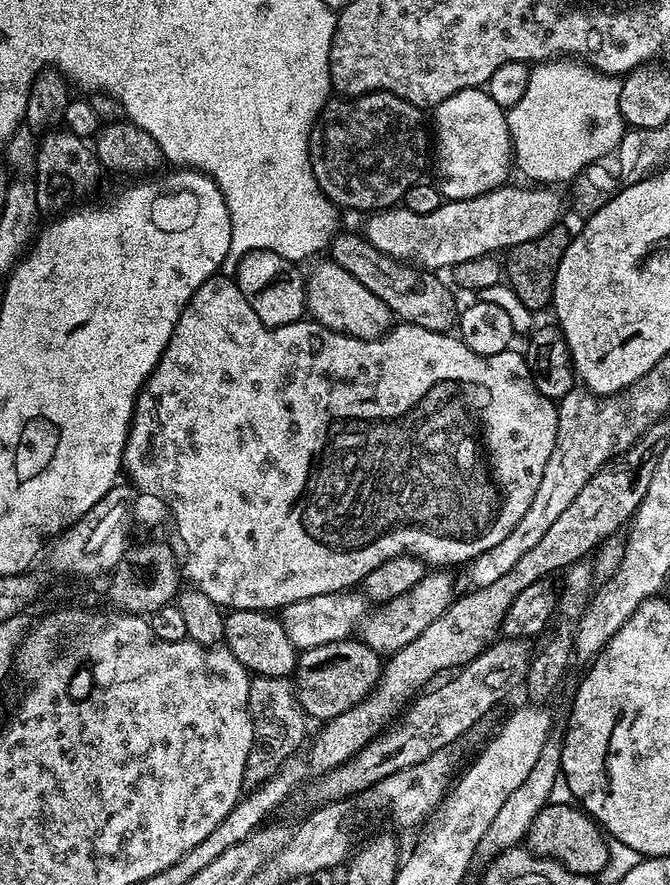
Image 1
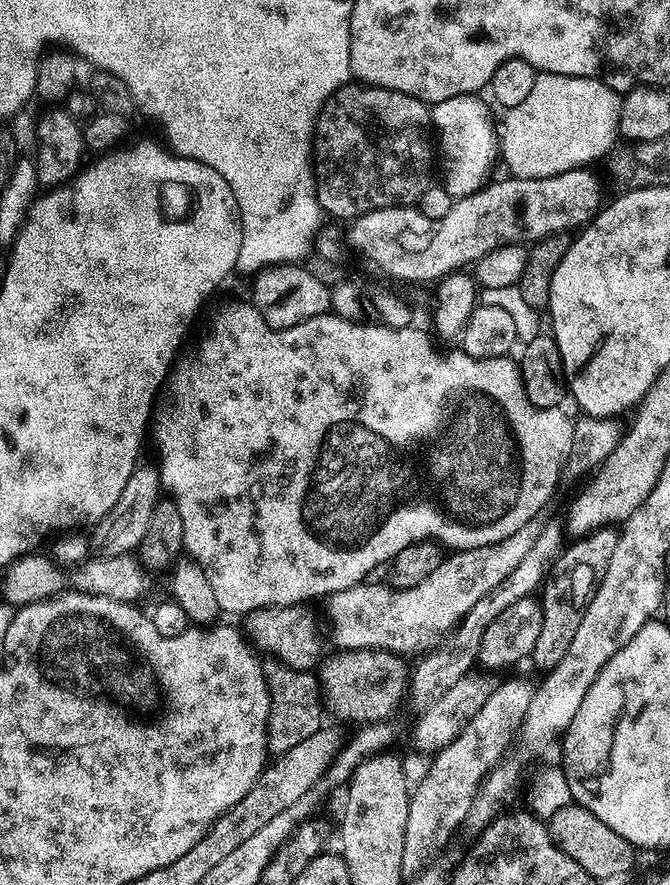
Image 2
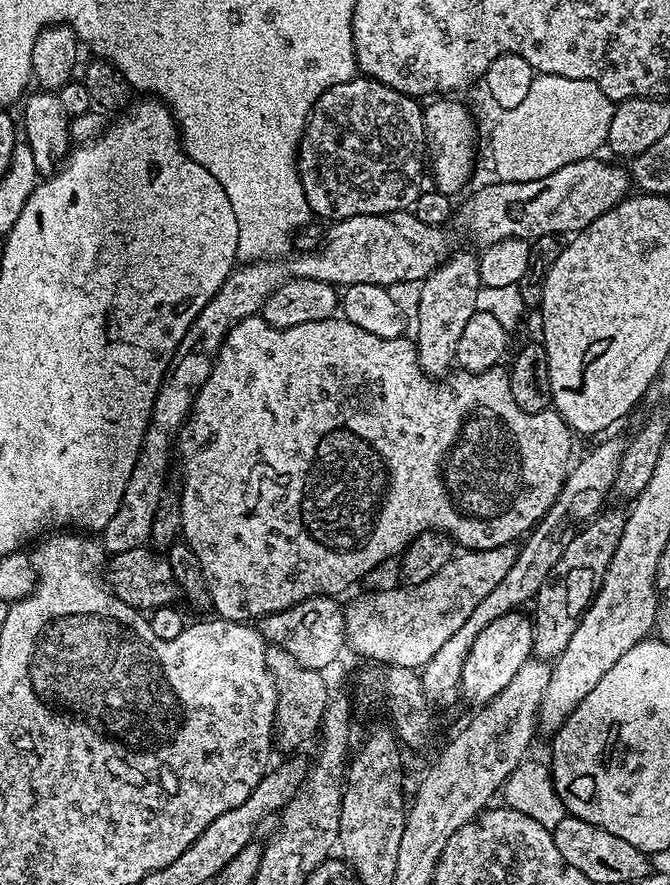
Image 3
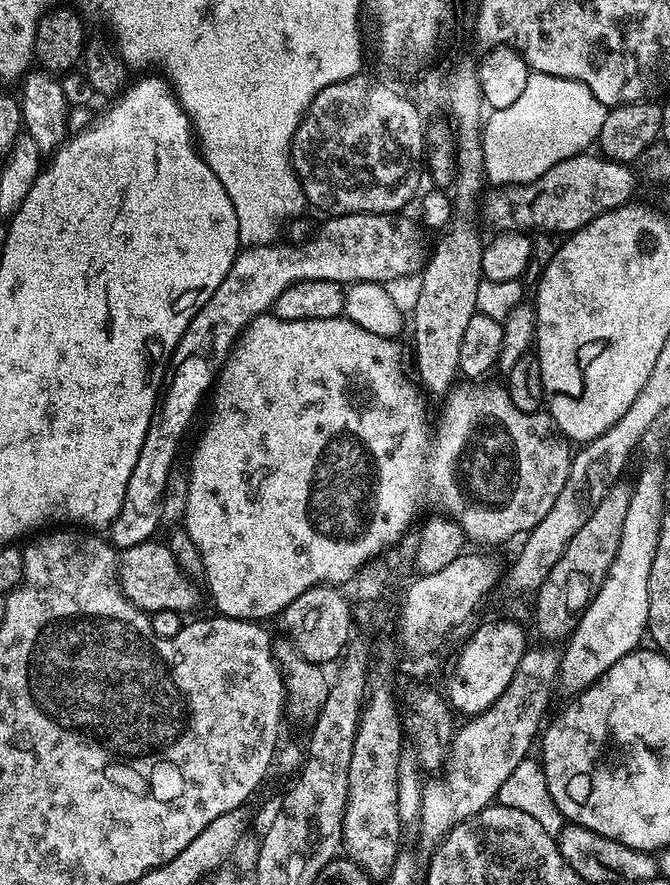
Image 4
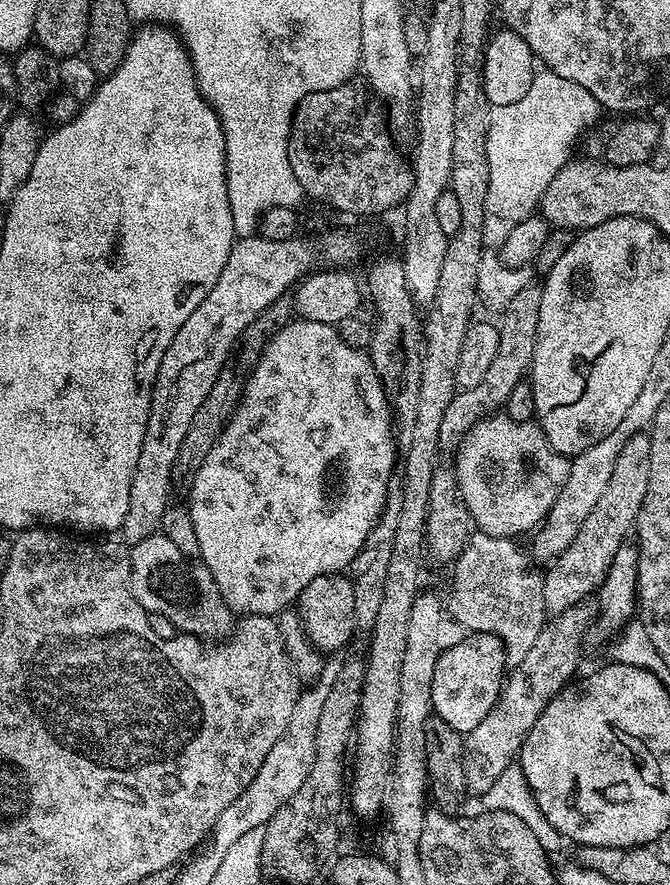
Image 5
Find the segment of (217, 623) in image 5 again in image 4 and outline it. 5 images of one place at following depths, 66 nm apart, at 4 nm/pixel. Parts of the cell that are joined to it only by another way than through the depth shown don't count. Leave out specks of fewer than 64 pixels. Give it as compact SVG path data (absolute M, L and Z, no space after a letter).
M153 538L138 546L130 546L119 553L120 591L134 606L149 614L162 610L174 610L183 613L184 608L192 608L200 600L200 592L192 585L193 578L180 568L167 543Z

